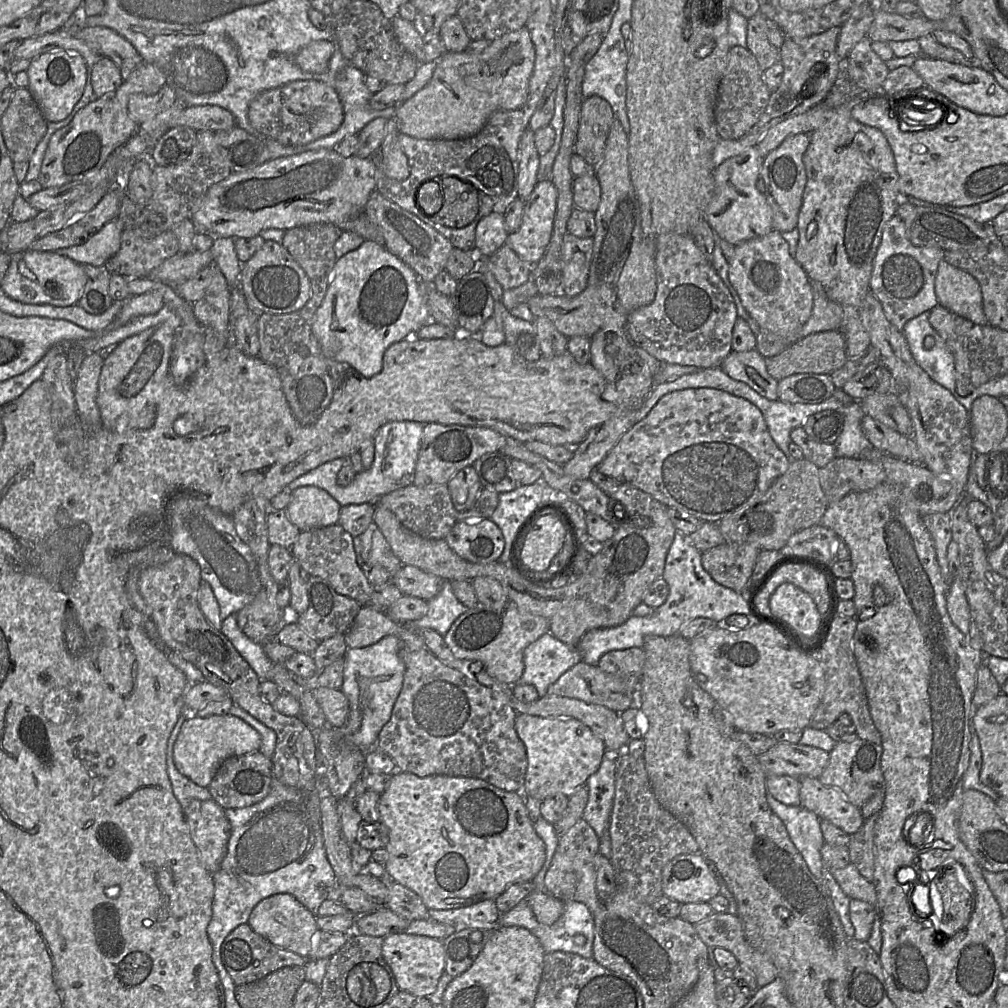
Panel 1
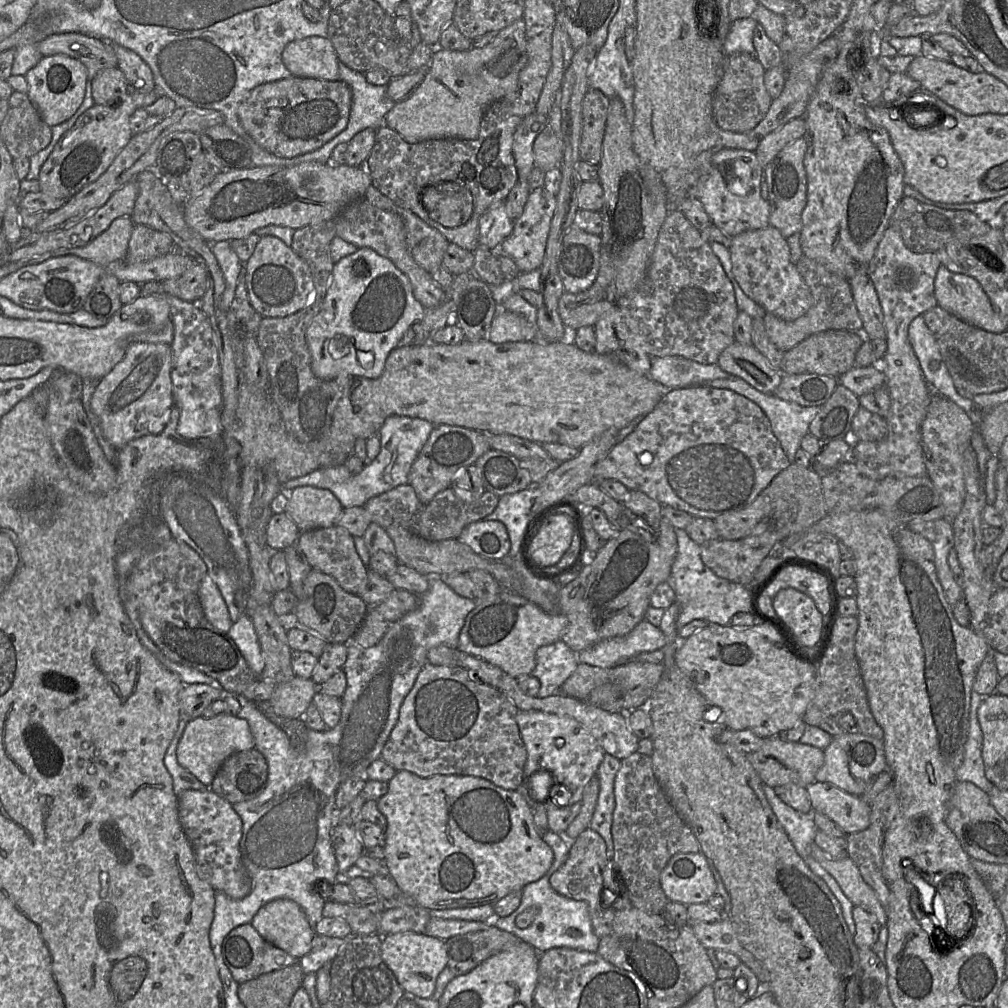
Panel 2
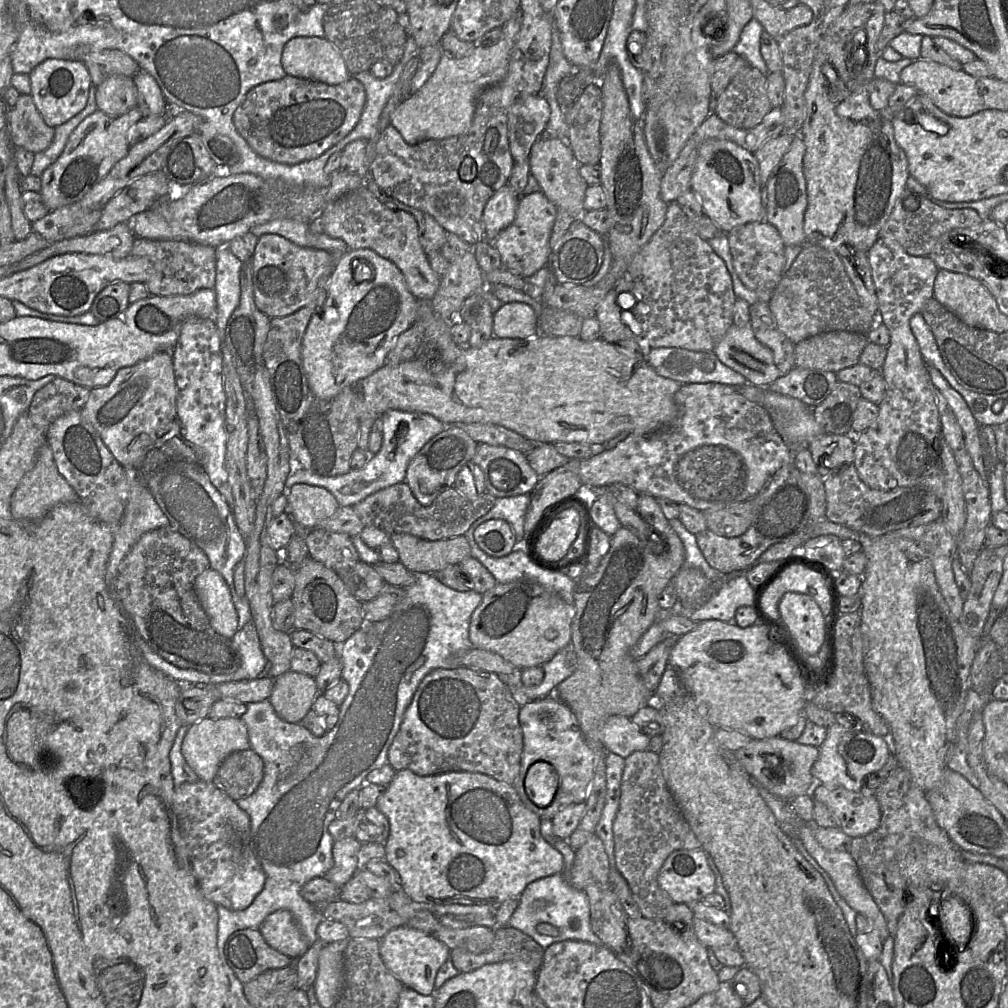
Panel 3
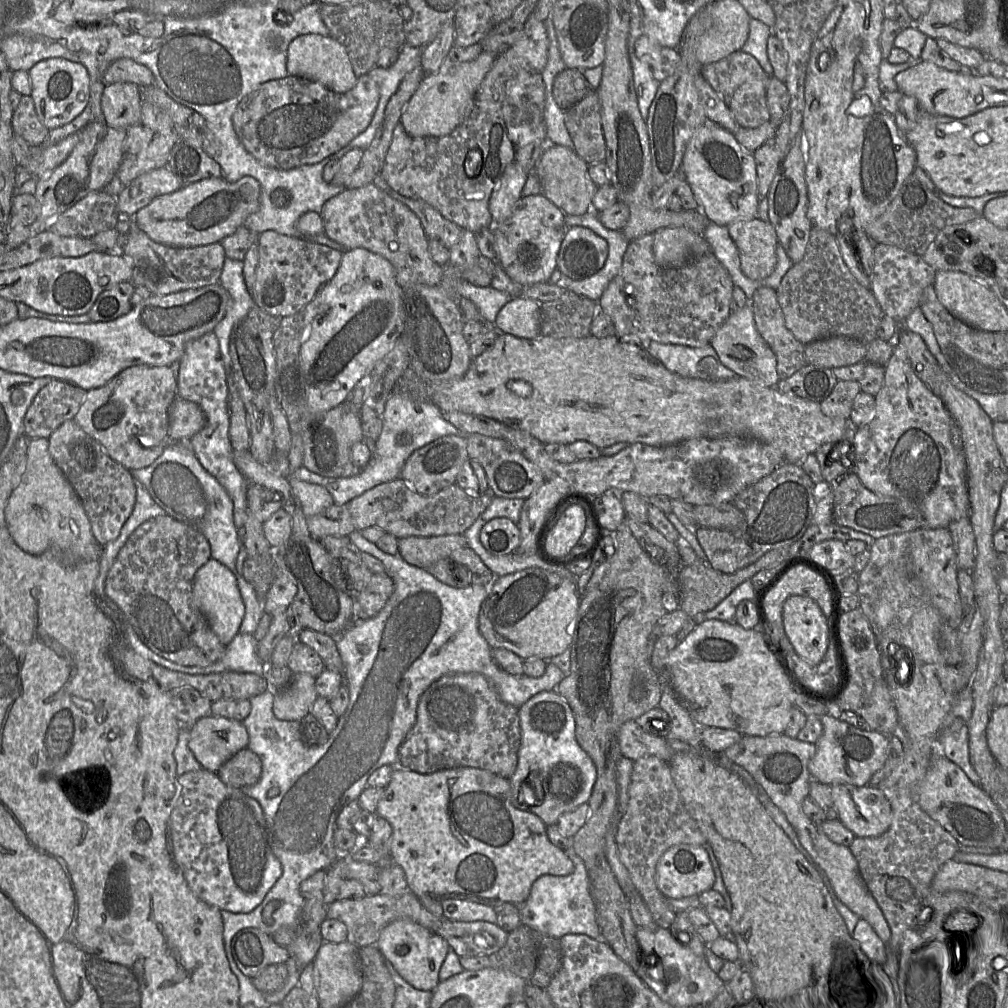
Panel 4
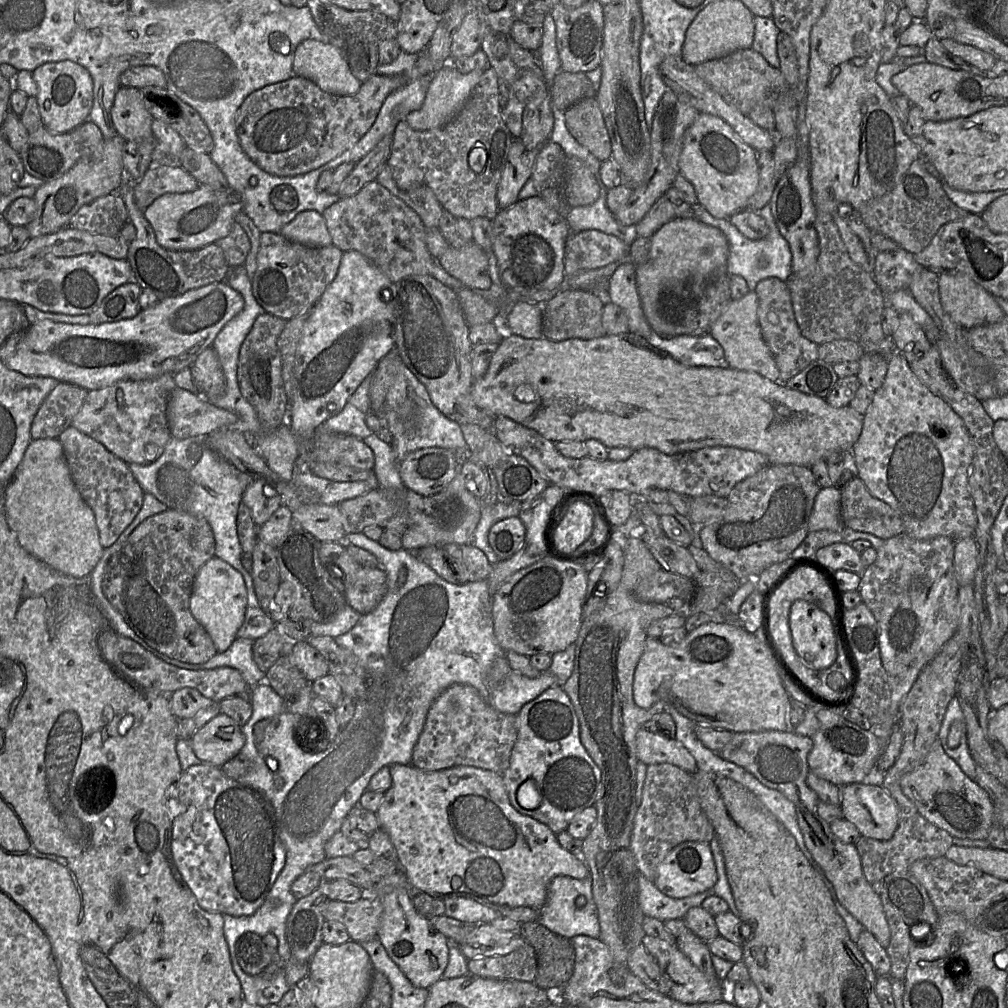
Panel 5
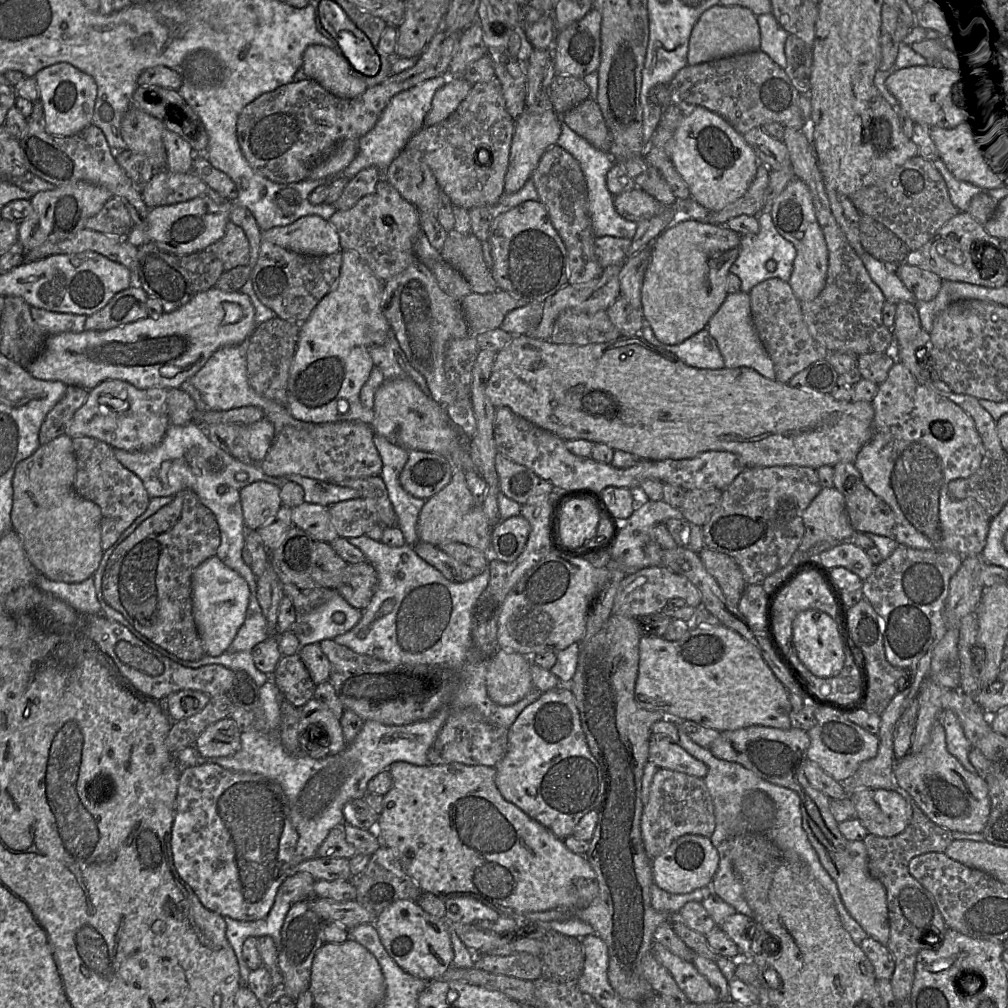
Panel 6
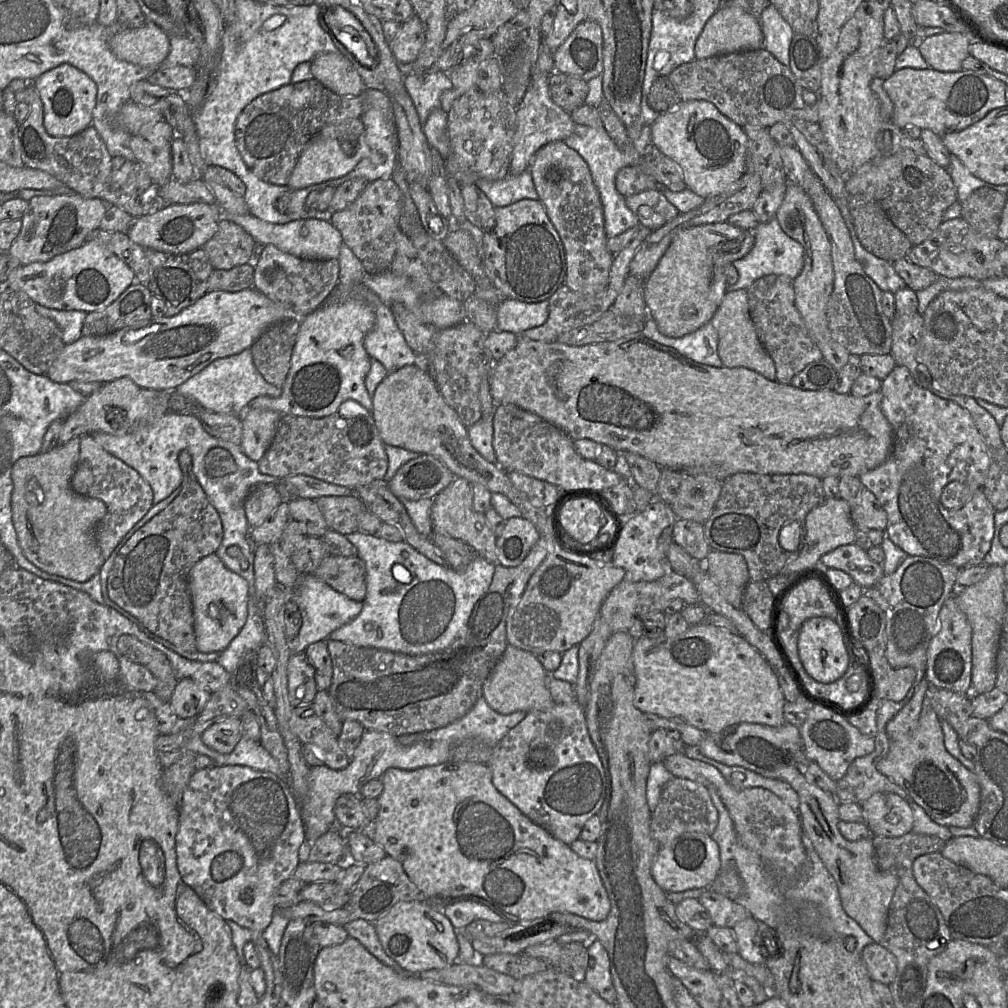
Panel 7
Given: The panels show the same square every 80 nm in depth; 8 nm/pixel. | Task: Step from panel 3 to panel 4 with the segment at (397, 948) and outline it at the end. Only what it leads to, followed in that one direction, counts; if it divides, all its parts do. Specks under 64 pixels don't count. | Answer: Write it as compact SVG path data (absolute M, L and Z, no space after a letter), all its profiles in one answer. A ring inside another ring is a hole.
M400 918L386 925L376 943L381 954L392 963L402 978L418 990L433 991L439 984L439 971L448 954L450 945L440 935L409 919Z

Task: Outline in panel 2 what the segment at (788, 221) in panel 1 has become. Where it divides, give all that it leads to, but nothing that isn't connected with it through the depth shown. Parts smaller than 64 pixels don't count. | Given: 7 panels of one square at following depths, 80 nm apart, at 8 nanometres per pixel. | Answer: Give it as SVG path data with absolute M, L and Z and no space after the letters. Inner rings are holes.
M799 138L785 146L763 169L763 177L769 194L769 224L778 229L784 238L801 233L802 230L802 212L807 202L807 175L804 168L806 151L806 140Z

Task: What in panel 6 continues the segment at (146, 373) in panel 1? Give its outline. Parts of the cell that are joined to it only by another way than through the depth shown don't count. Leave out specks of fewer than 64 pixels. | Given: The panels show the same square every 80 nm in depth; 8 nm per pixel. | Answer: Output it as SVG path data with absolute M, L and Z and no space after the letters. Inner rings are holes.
M107 380L88 393L66 432L70 438L92 437L112 448L142 451L155 447L169 426L166 388L139 389L123 380Z

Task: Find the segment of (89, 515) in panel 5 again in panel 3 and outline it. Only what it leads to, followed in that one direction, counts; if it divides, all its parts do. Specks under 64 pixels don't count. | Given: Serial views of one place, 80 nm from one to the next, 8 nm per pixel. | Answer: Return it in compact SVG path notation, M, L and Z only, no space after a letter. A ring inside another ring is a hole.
M46 441L38 450L34 466L18 484L12 499L11 513L20 522L38 522L60 503L75 503L79 497L69 483L60 475L55 465L52 450Z

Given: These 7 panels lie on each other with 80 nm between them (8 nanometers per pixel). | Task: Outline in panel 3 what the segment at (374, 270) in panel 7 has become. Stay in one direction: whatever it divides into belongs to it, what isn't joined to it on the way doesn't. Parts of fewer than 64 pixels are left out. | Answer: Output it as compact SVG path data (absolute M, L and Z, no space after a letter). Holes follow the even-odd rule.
M363 185L329 203L319 217L325 234L344 241L349 250L371 249L390 260L403 273L407 288L414 297L427 301L433 299L441 277L430 266L419 241L417 222L411 214L384 205Z

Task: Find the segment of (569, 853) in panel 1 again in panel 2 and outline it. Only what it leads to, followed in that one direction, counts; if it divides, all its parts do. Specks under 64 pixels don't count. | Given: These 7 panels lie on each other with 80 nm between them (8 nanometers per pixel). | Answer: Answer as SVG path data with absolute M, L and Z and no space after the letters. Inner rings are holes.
M591 828L584 830L573 840L565 862L550 876L550 885L559 894L587 903L594 933L599 938L612 930L615 914L618 910L604 907L601 900L603 870L608 862L606 844L602 837Z

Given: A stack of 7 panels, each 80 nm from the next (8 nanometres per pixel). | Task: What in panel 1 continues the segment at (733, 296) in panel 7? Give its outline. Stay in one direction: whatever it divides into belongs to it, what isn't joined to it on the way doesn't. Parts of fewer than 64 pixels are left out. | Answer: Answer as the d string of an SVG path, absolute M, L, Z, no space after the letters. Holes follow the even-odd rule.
M730 351L720 368L732 379L743 382L768 400L778 400L779 381L769 375L766 359L757 351Z

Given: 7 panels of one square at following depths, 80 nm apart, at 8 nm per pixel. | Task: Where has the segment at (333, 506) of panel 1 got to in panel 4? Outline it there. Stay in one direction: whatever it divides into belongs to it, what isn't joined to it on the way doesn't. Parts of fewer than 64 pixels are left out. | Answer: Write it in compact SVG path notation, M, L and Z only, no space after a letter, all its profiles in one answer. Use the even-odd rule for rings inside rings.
M290 475L288 482L307 518L325 511L334 504L332 496L323 486L299 481Z

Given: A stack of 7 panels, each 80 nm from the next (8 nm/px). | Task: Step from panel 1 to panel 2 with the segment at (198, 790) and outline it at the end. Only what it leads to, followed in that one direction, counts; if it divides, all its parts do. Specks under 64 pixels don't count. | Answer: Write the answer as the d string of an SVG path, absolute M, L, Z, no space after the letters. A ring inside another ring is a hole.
M184 718L180 719L177 731L172 738L164 757L164 764L172 777L173 789L176 796L189 789L199 791L209 789L209 787L200 782L192 773L183 768L177 761L177 746L188 722L189 720Z

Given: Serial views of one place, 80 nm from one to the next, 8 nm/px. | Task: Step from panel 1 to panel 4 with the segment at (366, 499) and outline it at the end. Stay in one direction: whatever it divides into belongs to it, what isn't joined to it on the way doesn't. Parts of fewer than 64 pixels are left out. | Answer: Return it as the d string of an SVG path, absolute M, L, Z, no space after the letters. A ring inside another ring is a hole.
M396 389L386 400L382 415L382 432L376 441L371 459L359 474L347 478L327 478L301 466L291 472L290 476L325 487L332 496L334 505L343 506L378 485L398 479L406 460L414 451L441 437L456 434L460 433L443 419L441 411L433 403L415 399L406 391Z

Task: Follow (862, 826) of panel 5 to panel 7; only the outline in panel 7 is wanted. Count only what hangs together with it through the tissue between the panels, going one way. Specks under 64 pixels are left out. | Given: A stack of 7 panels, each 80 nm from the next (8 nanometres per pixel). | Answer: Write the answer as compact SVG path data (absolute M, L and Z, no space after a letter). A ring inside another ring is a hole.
M877 792L860 806L872 836L900 837L913 828L912 809L897 794Z

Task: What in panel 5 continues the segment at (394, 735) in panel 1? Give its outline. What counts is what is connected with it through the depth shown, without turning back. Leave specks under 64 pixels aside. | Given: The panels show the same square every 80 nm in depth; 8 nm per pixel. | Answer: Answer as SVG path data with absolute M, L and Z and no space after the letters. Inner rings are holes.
M454 684L430 706L411 765L427 771L472 766L502 774L510 765L517 734L517 715L496 710L470 685Z

